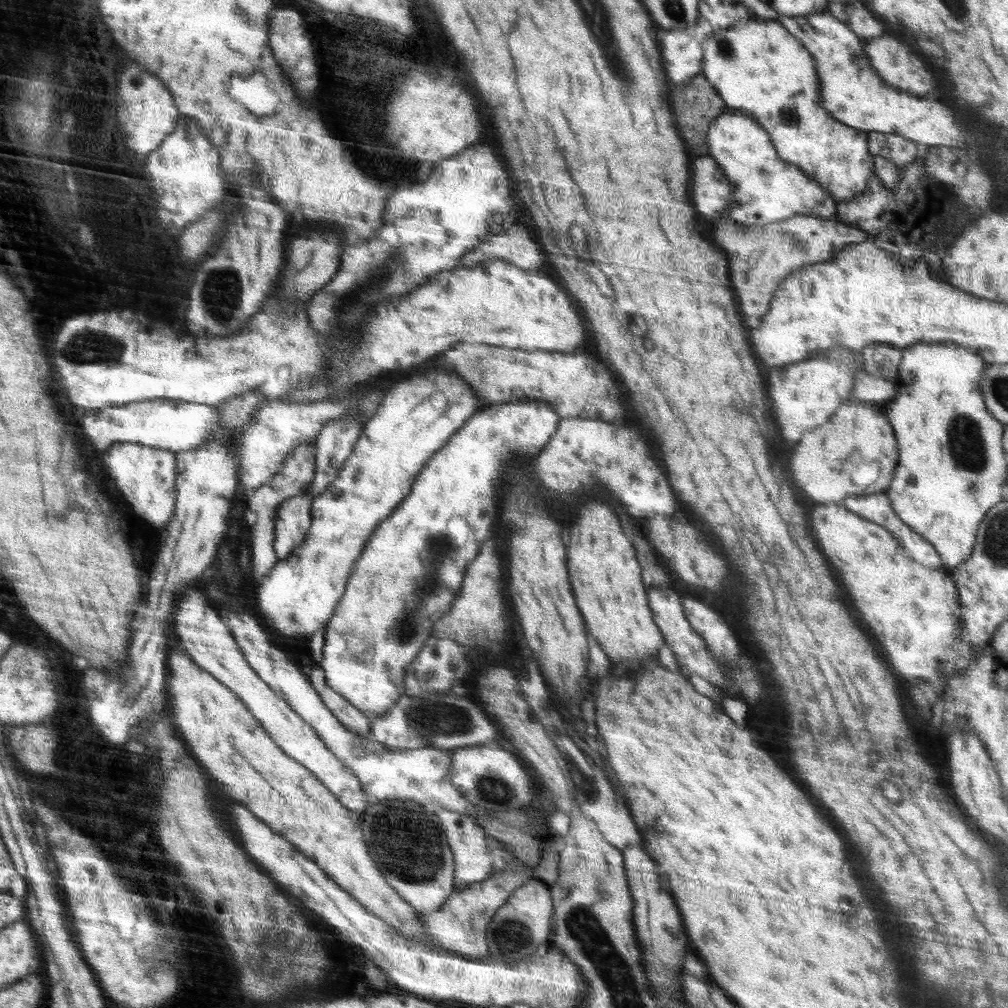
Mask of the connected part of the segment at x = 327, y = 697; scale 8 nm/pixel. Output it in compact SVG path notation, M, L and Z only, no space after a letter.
M327 682L324 688L322 688L320 696L325 702L325 705L332 711L332 714L346 726L348 730L360 736L370 735L373 718L369 718L362 711L347 702L342 695L334 692L329 688Z

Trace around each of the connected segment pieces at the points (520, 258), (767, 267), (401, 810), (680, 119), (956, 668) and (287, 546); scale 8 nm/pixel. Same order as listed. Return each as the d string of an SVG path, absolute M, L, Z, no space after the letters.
M512 226L504 234L484 237L475 249L460 257L459 264L462 267L474 266L493 258L507 260L524 270L538 270L546 262L534 234L526 226Z
M804 215L750 229L732 218L720 218L714 232L715 244L728 256L738 306L746 318L758 318L770 310L774 293L794 269L832 260L844 245L861 243L867 238L869 234L856 226L835 222L833 218Z
M384 800L372 804L366 812L363 812L362 824L359 826L362 828L370 858L378 865L386 882L396 894L419 912L436 912L456 890L453 879L455 871L453 852L449 847L445 831L440 826L441 821L434 814L422 810L416 802L403 800L402 804L388 804Z
M702 72L692 77L686 84L673 89L674 93L674 118L680 136L686 142L688 154L692 156L705 157L709 156L709 146L707 143L707 132L711 122L724 112L725 102L720 98L718 91L708 83Z
M820 504L810 510L810 526L816 532L818 546L834 566L838 582L846 590L852 608L858 612L868 632L874 636L878 646L886 652L886 662L898 674L908 679L949 679L960 671L969 669L982 653L992 652L990 644L976 646L961 642L961 620L963 614L958 606L958 595L951 570L926 568L904 551L903 546L883 526L866 520L848 510L844 504Z
M296 495L277 508L275 518L274 552L278 560L285 560L304 542L311 527L311 499Z

